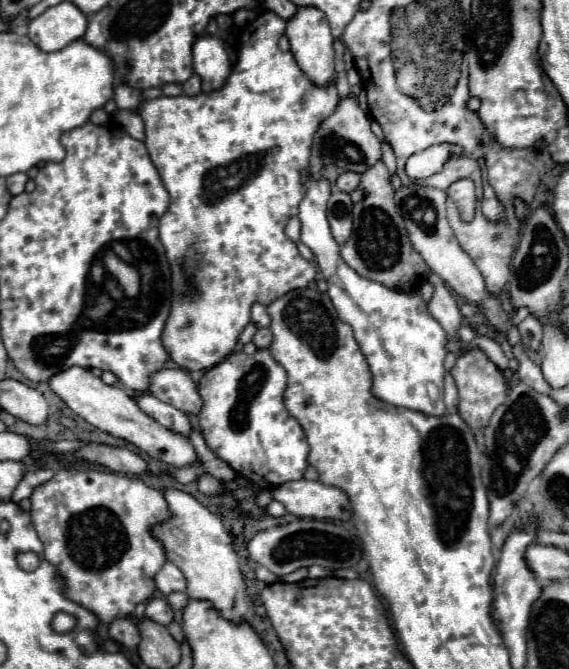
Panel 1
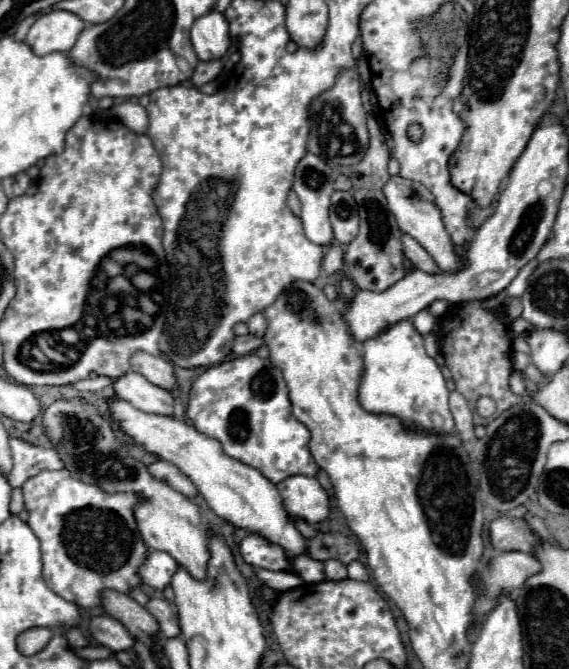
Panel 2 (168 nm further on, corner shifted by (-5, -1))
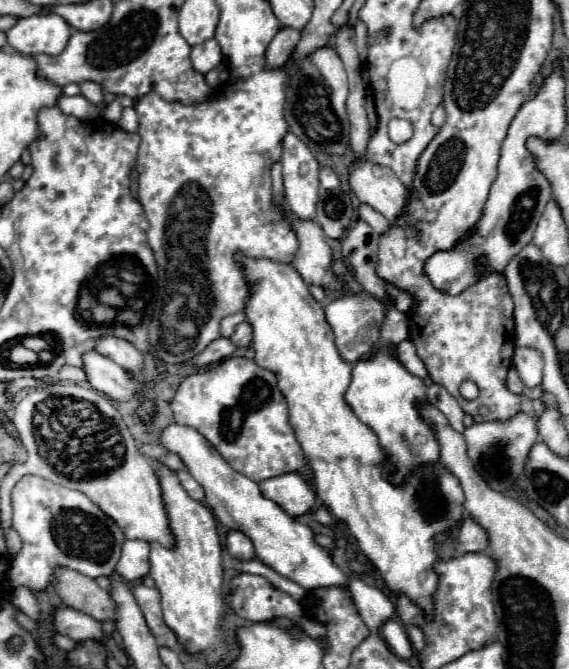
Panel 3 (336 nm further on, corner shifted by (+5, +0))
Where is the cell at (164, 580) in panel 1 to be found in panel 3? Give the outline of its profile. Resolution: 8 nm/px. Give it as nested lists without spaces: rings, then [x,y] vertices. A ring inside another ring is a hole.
[[[126,540],[122,544],[122,556],[118,560],[116,572],[124,580],[140,580],[148,574],[148,550],[150,544],[144,540]]]

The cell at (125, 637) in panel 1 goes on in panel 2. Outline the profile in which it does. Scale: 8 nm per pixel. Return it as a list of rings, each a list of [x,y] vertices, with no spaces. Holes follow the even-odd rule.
[[[110,615],[92,617],[90,633],[100,645],[106,645],[108,649],[112,649],[116,653],[134,647],[134,637],[126,631],[126,627],[118,619],[114,619]]]

